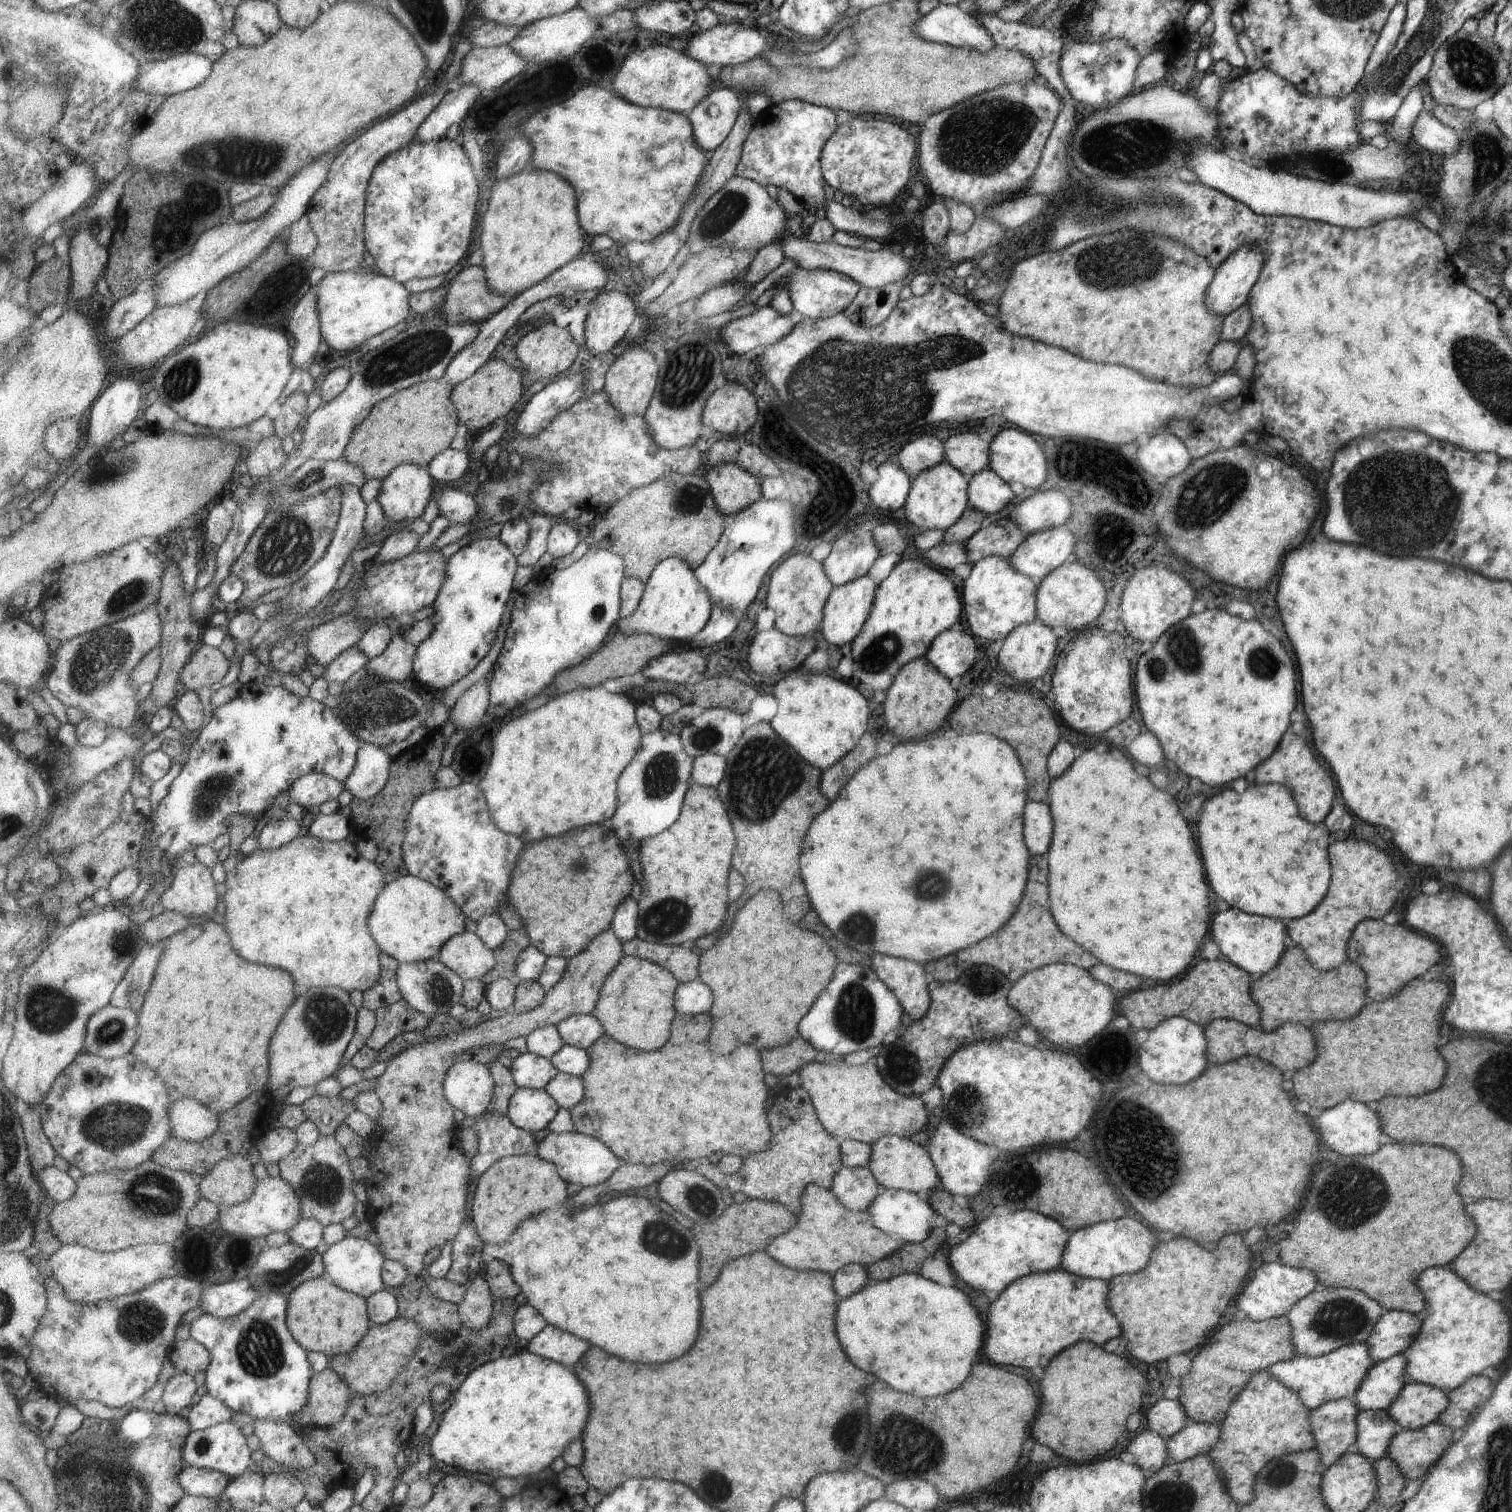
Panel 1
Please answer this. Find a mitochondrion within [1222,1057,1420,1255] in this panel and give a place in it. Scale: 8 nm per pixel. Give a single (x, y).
(1350, 1197)

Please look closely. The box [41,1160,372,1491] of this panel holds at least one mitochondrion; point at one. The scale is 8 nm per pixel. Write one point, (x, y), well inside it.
(259, 1350)

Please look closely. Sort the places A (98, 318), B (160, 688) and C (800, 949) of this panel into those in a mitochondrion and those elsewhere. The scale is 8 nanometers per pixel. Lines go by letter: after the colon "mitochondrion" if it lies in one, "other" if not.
A: other
B: other
C: other

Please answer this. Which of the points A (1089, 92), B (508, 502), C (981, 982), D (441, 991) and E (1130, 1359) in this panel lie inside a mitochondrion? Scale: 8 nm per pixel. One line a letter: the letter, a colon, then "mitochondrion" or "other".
A: other
B: mitochondrion
C: mitochondrion
D: mitochondrion
E: other

